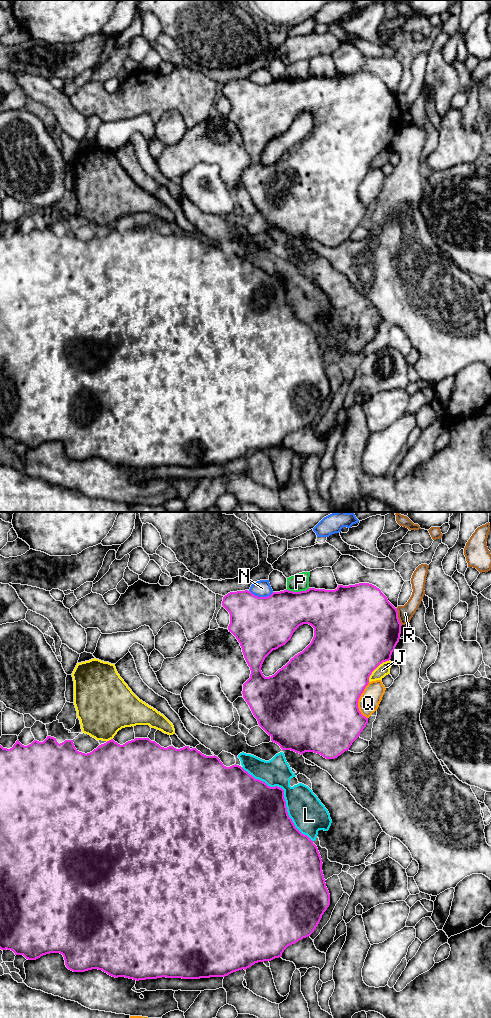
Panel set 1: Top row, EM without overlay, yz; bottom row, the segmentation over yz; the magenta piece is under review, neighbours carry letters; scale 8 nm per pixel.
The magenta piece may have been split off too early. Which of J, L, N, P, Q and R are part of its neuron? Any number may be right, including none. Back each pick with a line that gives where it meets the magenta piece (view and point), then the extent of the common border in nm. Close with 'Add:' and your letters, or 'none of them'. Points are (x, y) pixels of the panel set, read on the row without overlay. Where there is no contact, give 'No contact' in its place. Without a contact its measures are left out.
Add: none of them

